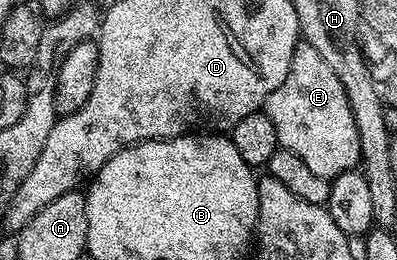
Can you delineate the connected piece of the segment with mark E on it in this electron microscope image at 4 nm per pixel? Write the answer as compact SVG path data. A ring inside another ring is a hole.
M298 41L287 77L271 96L267 96L263 113L275 124L278 147L295 152L311 172L332 180L343 172L358 169L361 161L359 128L355 128L351 104L347 104L347 94L343 84L339 84L339 76L327 68L323 56L319 56L309 42Z

